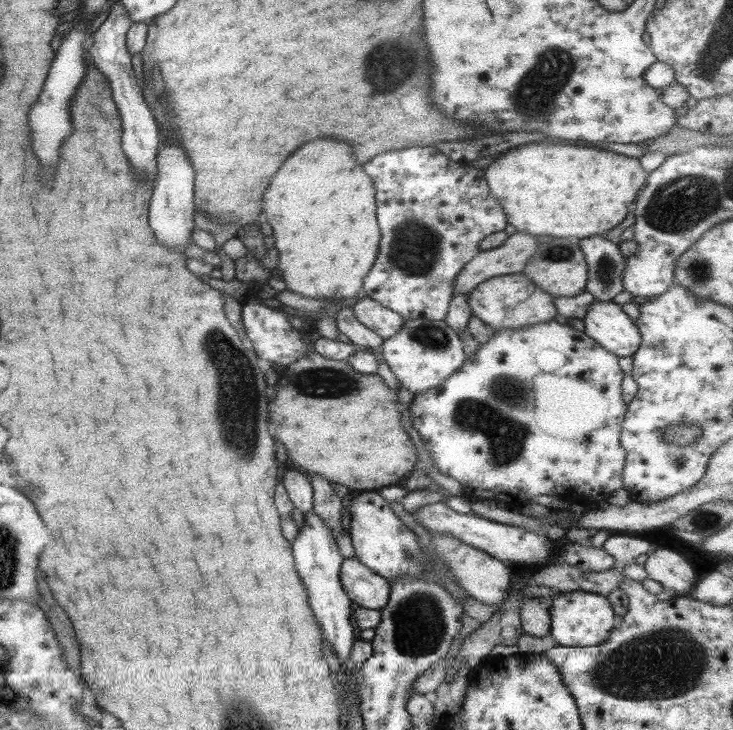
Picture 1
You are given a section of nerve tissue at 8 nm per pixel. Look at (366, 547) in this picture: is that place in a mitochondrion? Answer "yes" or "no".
no

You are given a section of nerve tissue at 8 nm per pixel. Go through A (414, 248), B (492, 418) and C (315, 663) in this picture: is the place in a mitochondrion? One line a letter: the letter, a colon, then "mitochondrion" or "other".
A: mitochondrion
B: mitochondrion
C: other

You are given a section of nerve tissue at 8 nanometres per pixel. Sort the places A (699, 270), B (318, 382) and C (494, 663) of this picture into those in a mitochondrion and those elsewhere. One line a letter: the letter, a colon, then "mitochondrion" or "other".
A: mitochondrion
B: mitochondrion
C: other

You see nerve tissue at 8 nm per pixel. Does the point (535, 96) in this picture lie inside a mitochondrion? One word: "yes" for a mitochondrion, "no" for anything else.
yes

